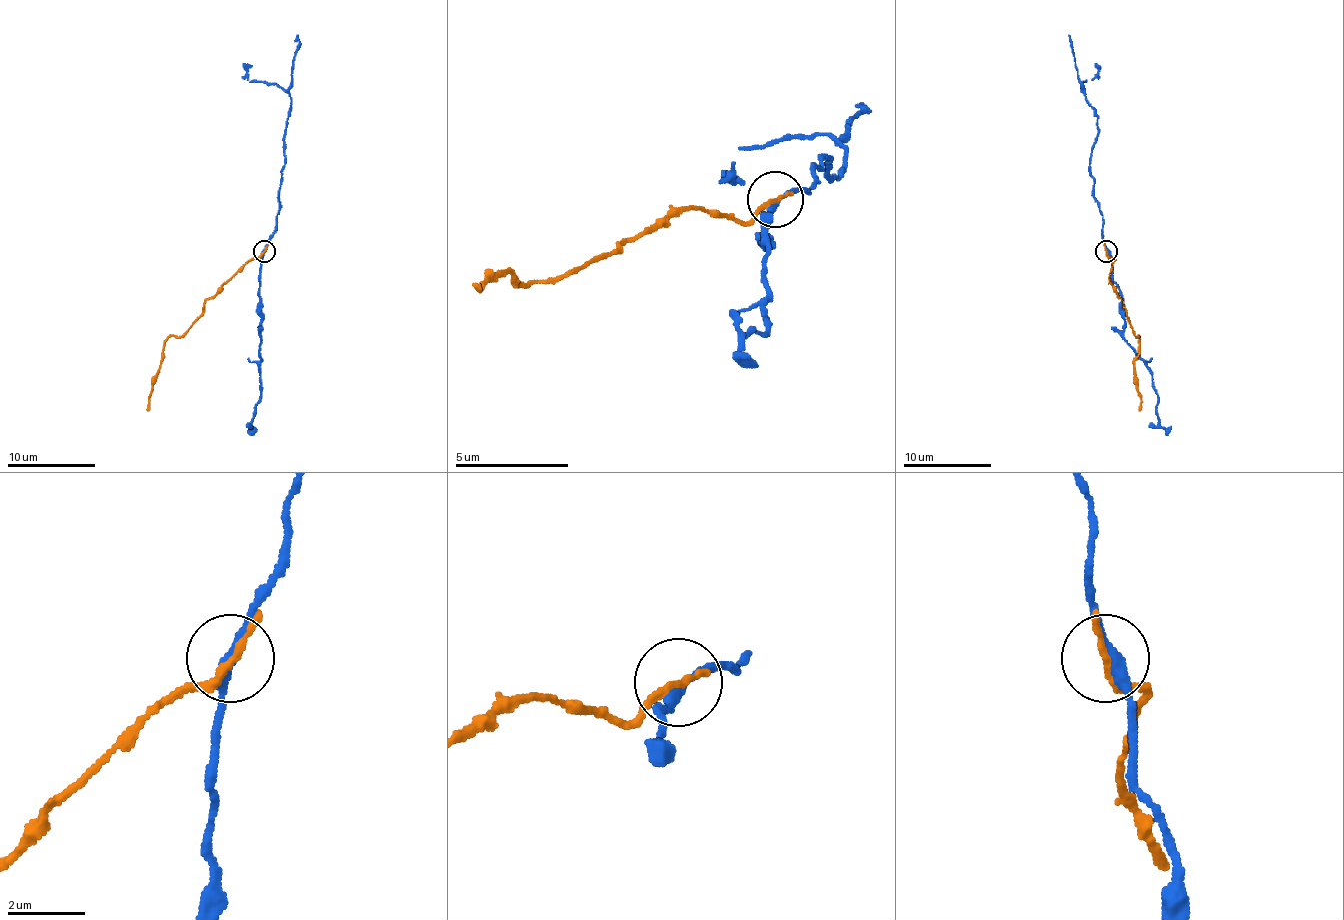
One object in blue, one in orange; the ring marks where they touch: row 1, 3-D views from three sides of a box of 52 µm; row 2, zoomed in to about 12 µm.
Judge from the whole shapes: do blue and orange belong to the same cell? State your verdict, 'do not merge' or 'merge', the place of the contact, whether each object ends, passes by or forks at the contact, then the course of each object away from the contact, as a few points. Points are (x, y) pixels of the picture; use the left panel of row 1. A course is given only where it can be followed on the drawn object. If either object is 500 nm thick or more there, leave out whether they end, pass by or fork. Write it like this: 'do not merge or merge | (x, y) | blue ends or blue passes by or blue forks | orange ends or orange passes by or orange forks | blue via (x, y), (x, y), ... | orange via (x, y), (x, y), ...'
do not merge | (264, 251) | blue passes by | orange passes by | blue via (264, 252), (275, 227), (291, 98), (280, 87), (255, 82), (247, 76), (247, 67), (242, 63) | orange via (264, 252), (249, 260), (205, 302), (196, 320), (181, 335), (172, 335), (165, 342), (161, 368), (145, 410)

